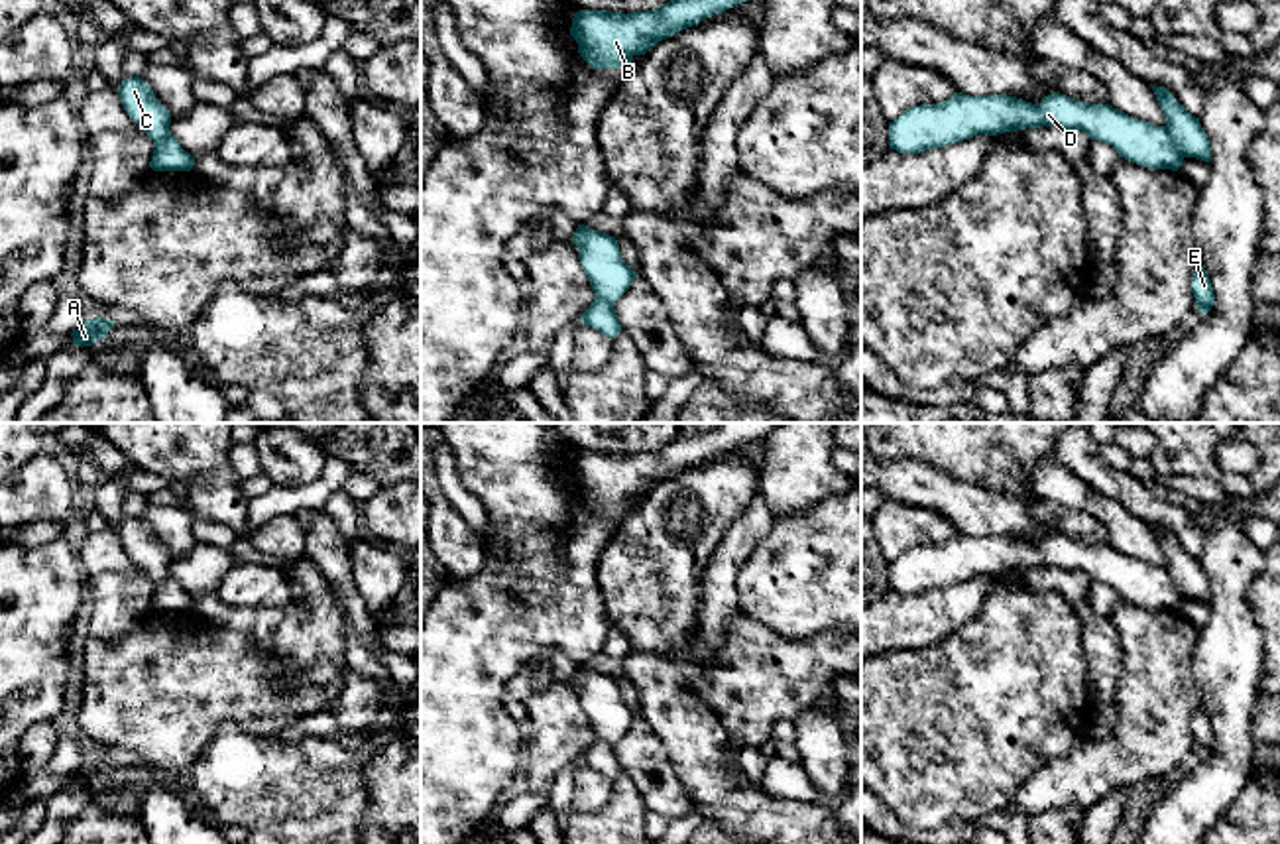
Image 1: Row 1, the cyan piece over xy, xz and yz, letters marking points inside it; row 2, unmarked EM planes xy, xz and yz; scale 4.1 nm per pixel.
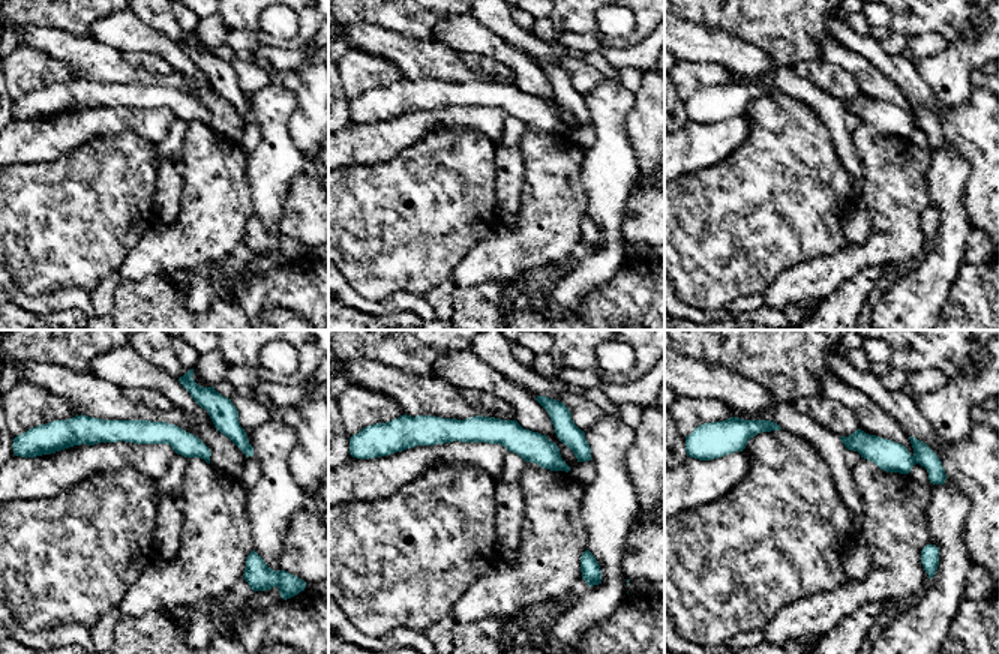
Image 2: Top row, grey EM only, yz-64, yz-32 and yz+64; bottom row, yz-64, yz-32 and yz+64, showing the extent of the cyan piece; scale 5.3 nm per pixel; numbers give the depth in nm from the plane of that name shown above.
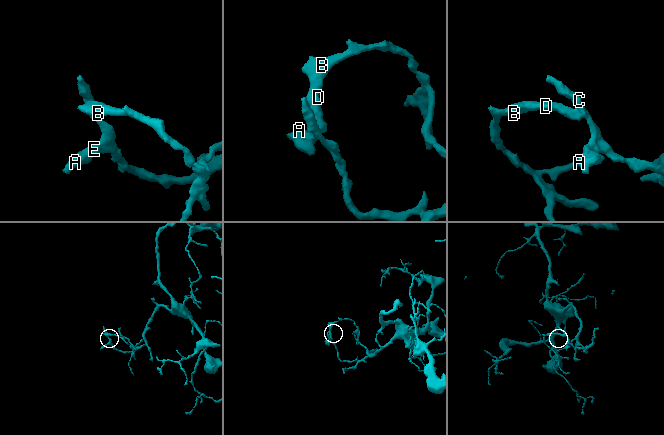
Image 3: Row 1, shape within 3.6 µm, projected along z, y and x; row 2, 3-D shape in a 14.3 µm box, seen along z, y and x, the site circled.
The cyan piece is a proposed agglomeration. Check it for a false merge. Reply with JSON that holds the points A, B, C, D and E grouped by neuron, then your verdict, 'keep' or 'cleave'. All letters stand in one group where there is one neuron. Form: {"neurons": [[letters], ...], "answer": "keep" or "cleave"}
{"neurons": [["A", "B", "C", "D", "E"]], "answer": "keep"}

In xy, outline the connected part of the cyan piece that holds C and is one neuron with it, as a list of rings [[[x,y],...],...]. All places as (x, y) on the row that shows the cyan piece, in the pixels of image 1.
[[[138,77],[124,79],[118,94],[128,116],[153,140],[149,161],[153,171],[191,171],[195,157],[169,132],[171,114],[155,98],[151,87]]]

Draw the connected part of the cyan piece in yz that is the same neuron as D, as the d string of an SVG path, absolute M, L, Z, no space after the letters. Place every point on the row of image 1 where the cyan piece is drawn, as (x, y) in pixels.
M1152 87L1166 116L1164 126L1133 118L1111 104L1089 104L1050 92L1040 104L1007 94L967 96L956 92L938 104L920 104L889 122L889 146L920 153L977 134L997 136L1040 126L1081 130L1113 146L1119 157L1148 169L1178 171L1186 157L1211 161L1199 118L1192 116L1166 87Z

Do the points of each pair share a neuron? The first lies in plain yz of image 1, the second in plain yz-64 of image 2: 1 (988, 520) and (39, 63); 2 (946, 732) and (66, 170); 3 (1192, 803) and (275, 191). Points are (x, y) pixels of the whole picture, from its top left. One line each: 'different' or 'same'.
1: different
2: same
3: same

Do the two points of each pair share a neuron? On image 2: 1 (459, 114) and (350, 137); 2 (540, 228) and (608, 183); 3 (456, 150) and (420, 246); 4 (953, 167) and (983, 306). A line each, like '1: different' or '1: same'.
1: same
2: different
3: same
4: different

